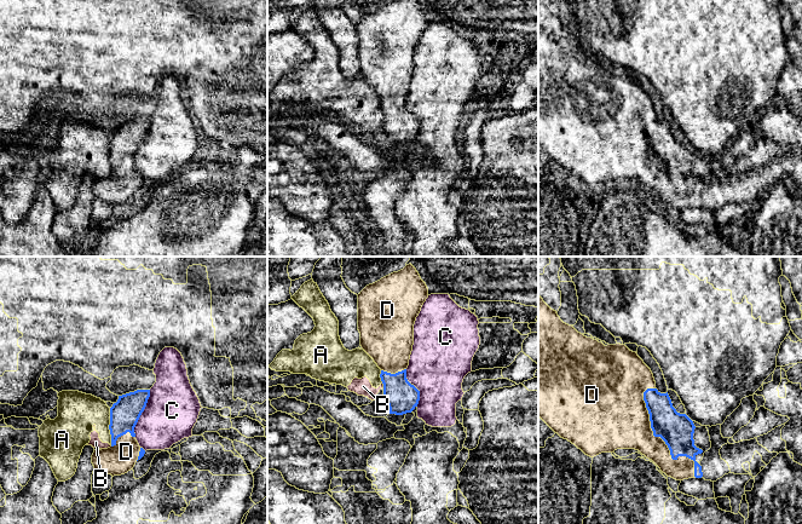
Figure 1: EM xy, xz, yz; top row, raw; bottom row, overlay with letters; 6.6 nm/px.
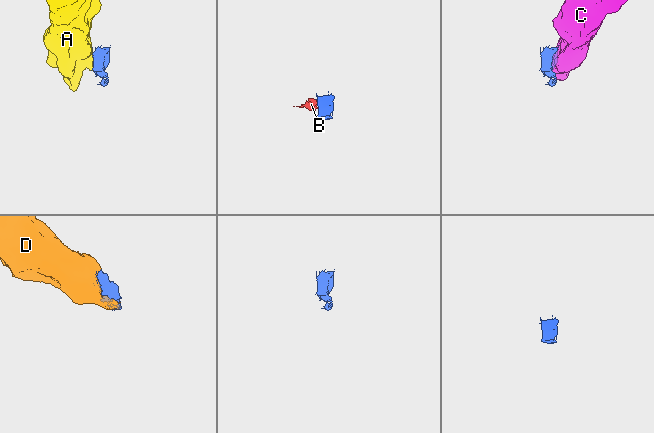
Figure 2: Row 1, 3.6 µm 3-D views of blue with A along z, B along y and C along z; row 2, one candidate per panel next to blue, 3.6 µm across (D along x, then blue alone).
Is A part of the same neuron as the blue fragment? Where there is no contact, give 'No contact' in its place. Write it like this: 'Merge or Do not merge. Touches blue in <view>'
Do not merge. Touches blue in xy

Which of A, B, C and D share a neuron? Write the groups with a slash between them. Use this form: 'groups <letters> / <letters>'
groups A B / C / D

